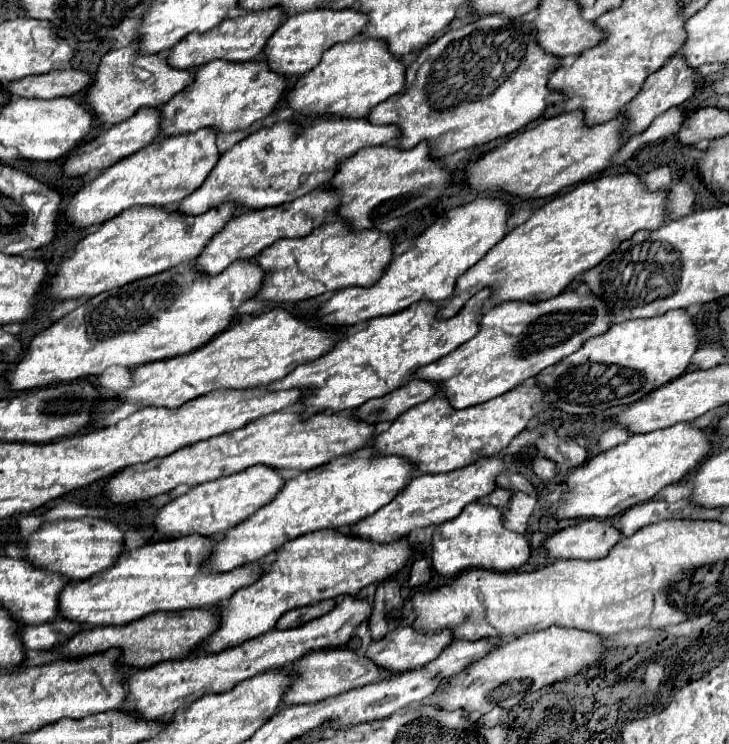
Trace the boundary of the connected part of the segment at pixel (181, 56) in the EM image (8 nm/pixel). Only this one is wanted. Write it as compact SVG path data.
M272 8L272 10L250 12L250 14L232 18L232 20L224 20L222 24L218 24L216 28L212 28L204 34L188 34L184 40L180 40L176 46L172 46L166 60L176 70L198 68L216 58L226 60L226 62L254 60L256 56L260 56L260 48L264 48L264 40L268 40L268 36L272 36L274 28L280 26L282 18L284 18L284 12L280 8Z

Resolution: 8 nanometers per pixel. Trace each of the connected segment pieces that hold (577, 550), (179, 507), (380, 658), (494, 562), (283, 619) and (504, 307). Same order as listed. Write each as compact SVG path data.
M584 520L544 540L548 560L598 560L620 540L620 532L602 520Z
M252 468L252 472L238 472L228 478L218 478L214 482L194 486L158 510L154 528L162 536L218 536L220 532L232 528L232 524L240 524L244 516L256 512L260 504L268 504L268 500L272 500L272 496L280 490L280 484L284 484L284 480L278 472L272 472L272 468Z
M396 628L384 638L372 640L364 656L384 670L408 672L432 662L452 640L450 632L420 634L412 628Z
M468 504L458 518L438 524L432 534L432 566L446 578L454 578L468 568L510 572L526 564L528 558L530 546L526 536L506 530L502 526L502 510L490 504Z
M324 600L324 602L314 604L314 606L302 606L302 608L298 608L298 610L290 610L290 612L286 612L284 616L280 616L280 620L276 622L276 628L278 628L278 630L288 630L288 628L304 626L306 622L328 614L334 606L336 606L334 600Z
M562 292L556 298L528 304L528 302L504 302L492 306L480 318L480 332L468 342L460 344L448 356L420 366L414 370L414 378L440 384L438 392L450 402L452 408L462 410L488 402L528 378L534 378L544 368L558 364L584 344L584 340L606 332L612 326L612 316L602 300L588 294Z

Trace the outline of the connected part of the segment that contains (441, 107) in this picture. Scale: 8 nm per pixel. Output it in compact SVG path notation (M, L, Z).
M484 16L462 28L448 30L436 42L426 46L420 56L406 68L404 90L372 108L366 120L372 124L398 126L398 148L406 150L420 142L428 142L430 158L438 160L438 156L442 158L458 150L476 148L488 144L490 140L518 132L536 120L546 108L546 96L550 94L546 82L550 76L550 66L556 62L558 60L554 56L548 56L536 48L536 40L532 40L532 24L508 20L504 16Z

